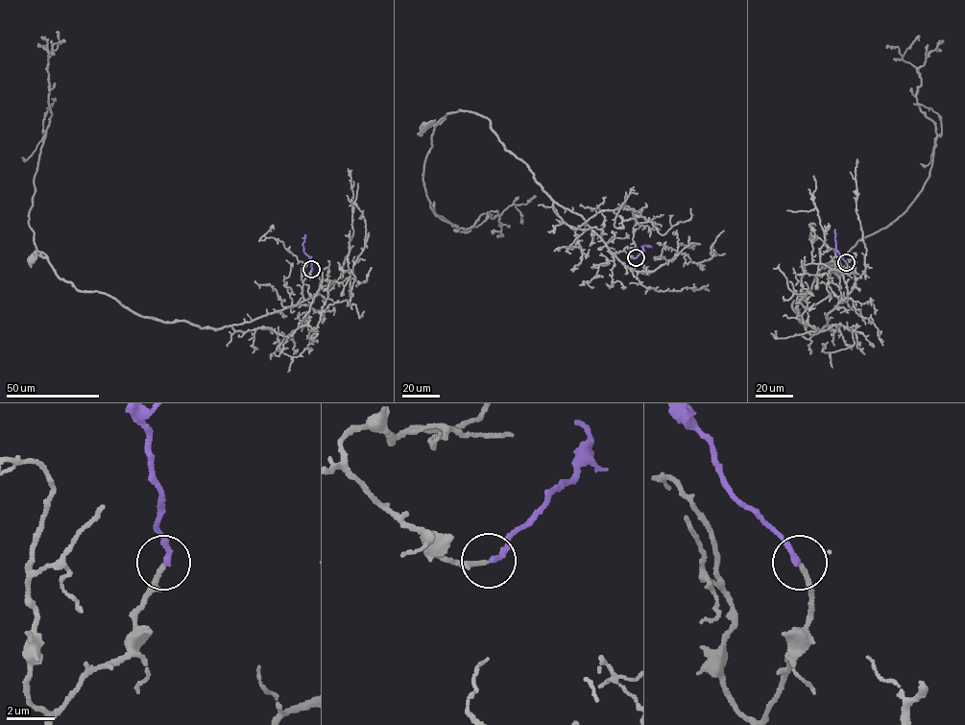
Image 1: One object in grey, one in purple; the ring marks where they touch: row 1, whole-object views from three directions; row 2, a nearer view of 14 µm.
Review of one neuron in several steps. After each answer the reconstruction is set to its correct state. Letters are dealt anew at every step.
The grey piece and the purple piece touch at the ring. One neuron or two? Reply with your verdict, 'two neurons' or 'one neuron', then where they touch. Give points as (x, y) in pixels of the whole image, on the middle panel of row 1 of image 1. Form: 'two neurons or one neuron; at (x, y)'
one neuron; at (636, 257)

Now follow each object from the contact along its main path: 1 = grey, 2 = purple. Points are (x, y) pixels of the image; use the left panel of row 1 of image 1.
1: (312, 269), (299, 303), (217, 328), (140, 316), (60, 278), (43, 253), (32, 260)
2: (312, 269), (308, 255), (304, 252), (305, 234)

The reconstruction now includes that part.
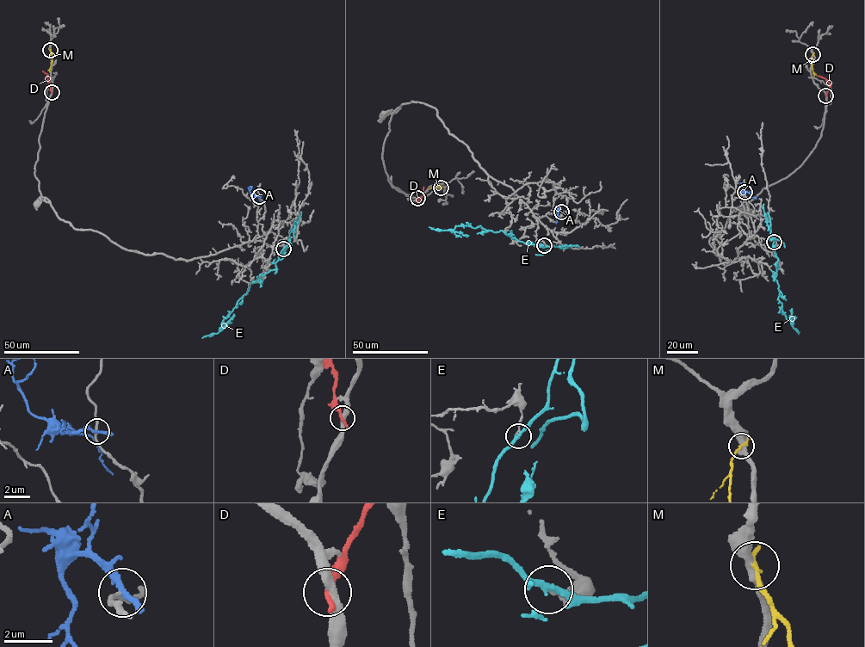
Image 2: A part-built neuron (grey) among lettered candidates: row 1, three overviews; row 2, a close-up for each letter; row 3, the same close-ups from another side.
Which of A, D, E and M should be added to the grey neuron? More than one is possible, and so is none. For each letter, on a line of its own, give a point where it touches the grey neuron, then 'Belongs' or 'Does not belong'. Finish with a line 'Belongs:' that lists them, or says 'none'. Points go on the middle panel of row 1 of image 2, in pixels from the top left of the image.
A: Touches grey at (561, 212). Does not belong
D: Touches grey at (417, 198). Does not belong
E: Touches grey at (544, 245). Does not belong
M: Touches grey at (441, 187). Does not belong
Belongs: none

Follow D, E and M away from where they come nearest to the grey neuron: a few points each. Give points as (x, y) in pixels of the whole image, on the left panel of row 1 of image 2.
D: (51, 91), (46, 74), (42, 70)
E: (283, 249), (275, 263), (276, 268), (250, 284), (247, 292), (222, 323), (221, 329), (201, 338)
M: (50, 50), (52, 59), (49, 72)

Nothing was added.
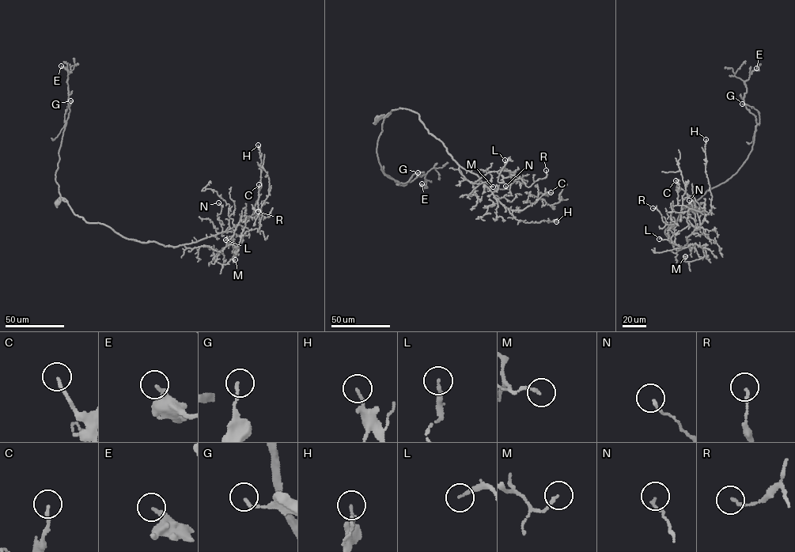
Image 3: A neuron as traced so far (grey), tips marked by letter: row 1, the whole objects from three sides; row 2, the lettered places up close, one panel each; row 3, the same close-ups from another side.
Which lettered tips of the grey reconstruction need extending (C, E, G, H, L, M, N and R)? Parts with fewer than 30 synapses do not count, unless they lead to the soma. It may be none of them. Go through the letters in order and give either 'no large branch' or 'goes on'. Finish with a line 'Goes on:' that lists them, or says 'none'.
C: no large branch
E: no large branch
G: no large branch
H: no large branch
L: no large branch
M: no large branch
N: no large branch
R: no large branch
Goes on: none

